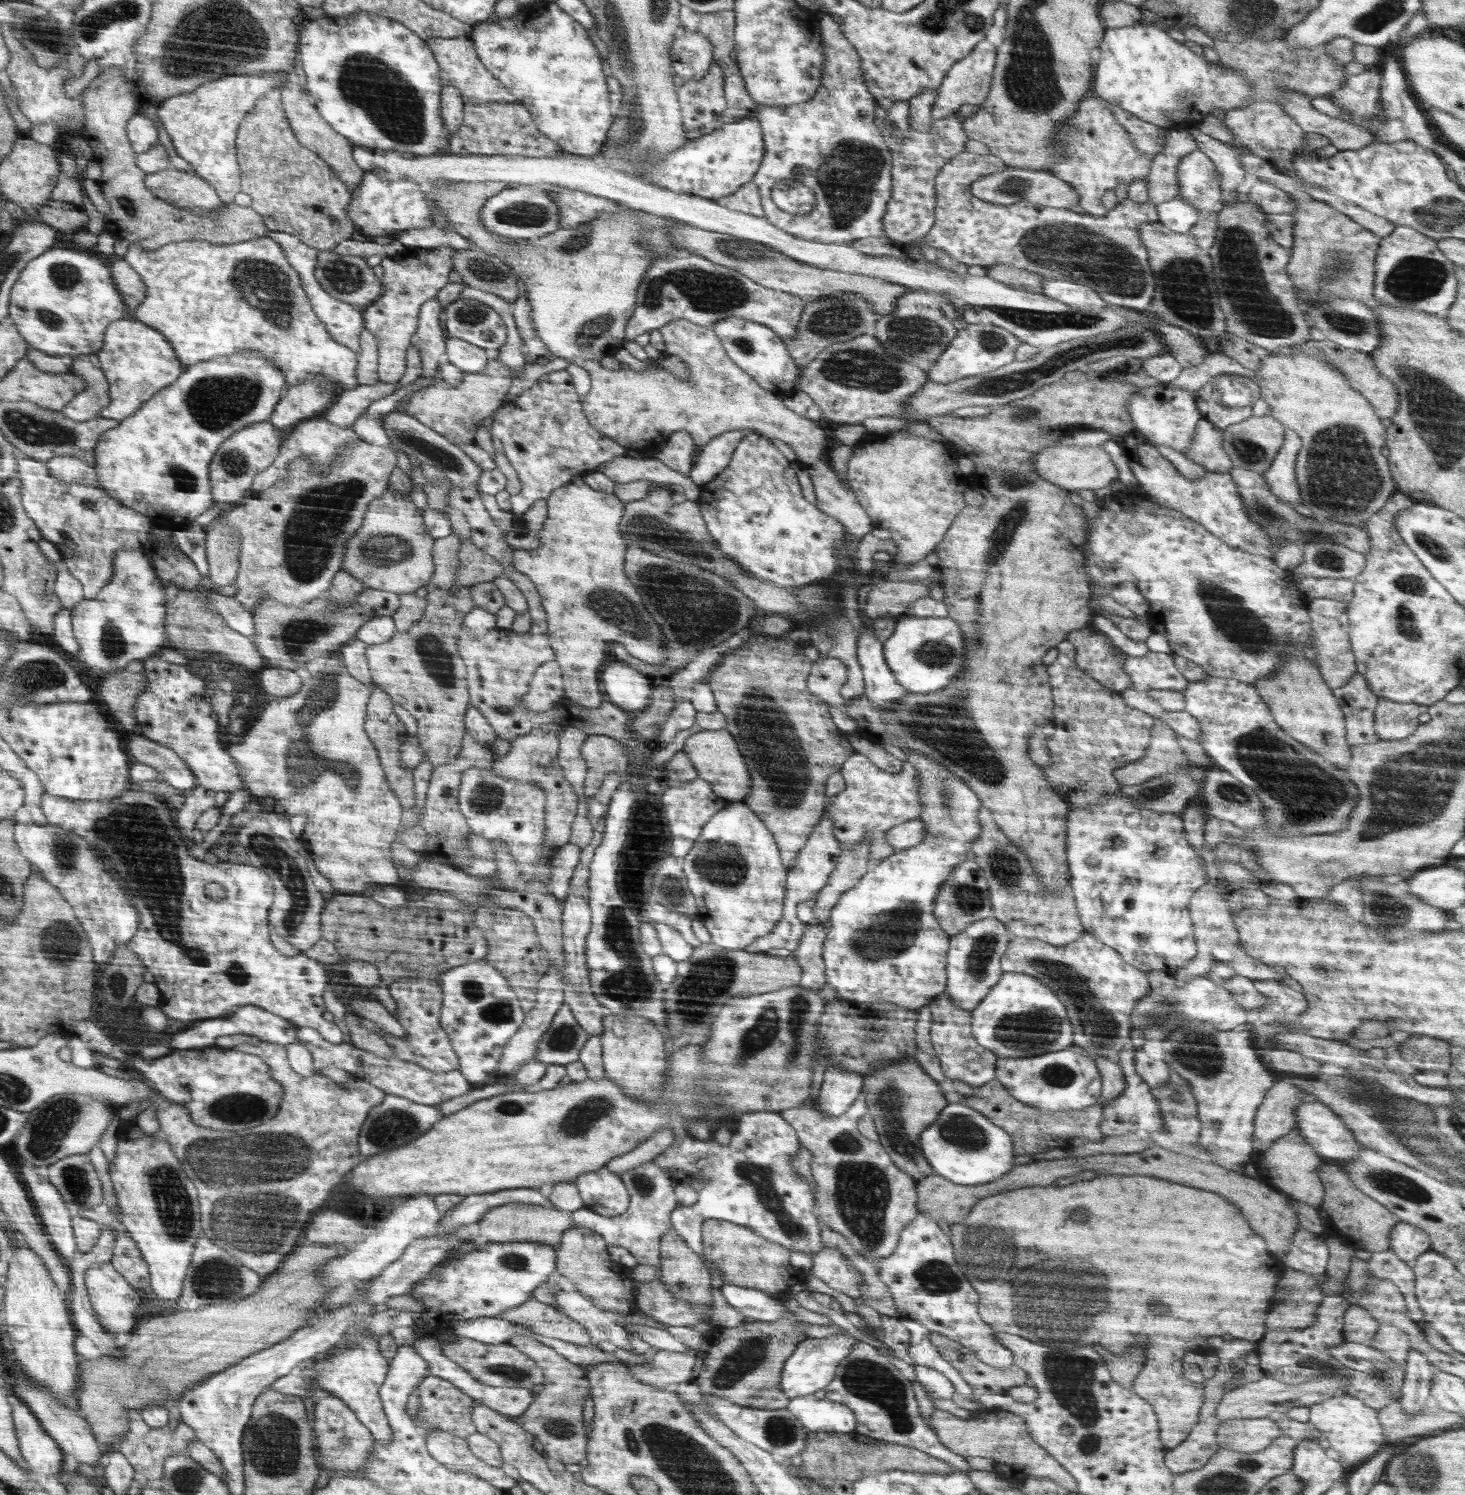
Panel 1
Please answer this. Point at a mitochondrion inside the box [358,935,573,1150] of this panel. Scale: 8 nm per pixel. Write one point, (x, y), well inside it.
(500, 1010)

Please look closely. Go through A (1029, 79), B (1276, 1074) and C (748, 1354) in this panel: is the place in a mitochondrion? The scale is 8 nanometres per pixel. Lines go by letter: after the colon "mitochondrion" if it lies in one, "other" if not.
A: mitochondrion
B: other
C: mitochondrion

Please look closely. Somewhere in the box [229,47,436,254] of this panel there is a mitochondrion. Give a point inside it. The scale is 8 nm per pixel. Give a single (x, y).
(392, 104)

